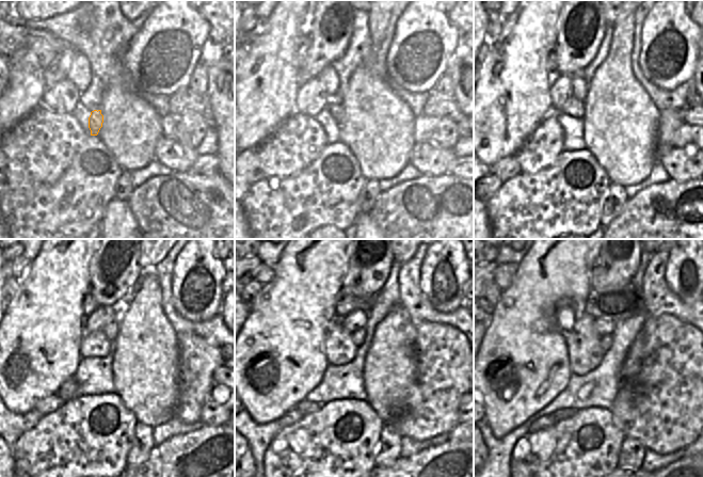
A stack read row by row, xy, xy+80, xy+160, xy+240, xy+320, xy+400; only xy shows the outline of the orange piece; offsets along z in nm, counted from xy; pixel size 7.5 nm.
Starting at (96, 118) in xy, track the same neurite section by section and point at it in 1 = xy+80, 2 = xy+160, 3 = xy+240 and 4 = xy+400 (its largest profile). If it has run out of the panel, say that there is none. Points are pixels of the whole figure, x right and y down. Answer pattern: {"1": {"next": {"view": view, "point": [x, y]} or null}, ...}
{"1": {"next": {"view": "xy+80", "point": [336, 110]}}, "2": {"next": {"view": "xy+160", "point": [573, 107]}}, "3": {"next": {"view": "xy+240", "point": [96, 345]}}, "4": {"next": {"view": "xy+400", "point": [582, 342]}}}

